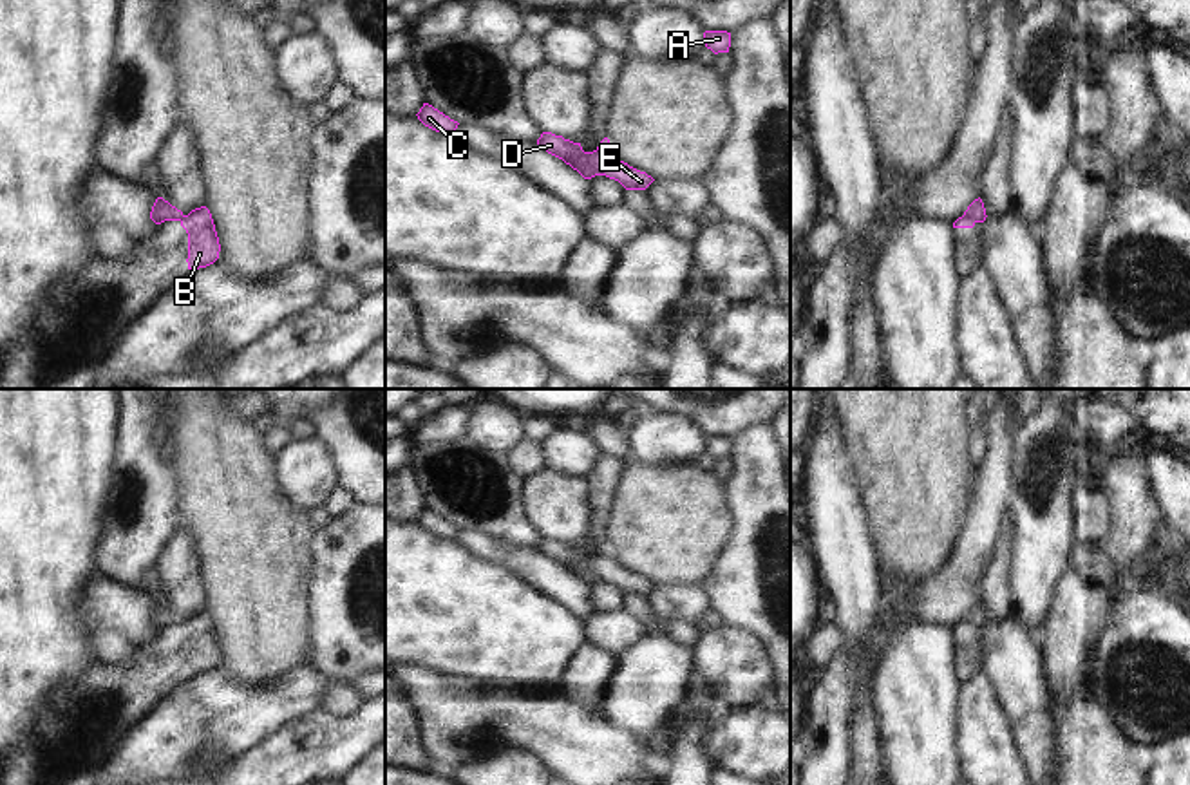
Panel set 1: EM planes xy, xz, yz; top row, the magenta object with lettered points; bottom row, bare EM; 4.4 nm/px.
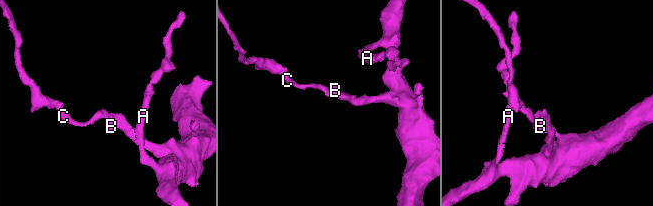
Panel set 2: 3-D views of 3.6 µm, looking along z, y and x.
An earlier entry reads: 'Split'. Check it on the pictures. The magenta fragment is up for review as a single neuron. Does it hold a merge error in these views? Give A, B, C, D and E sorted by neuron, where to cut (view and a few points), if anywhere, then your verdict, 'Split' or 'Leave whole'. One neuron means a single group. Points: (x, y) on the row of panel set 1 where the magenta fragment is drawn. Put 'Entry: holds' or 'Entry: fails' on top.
Entry: holds
Groups: A B E / C D. Split along xz (585, 152), (585, 161), (595, 174). Split.

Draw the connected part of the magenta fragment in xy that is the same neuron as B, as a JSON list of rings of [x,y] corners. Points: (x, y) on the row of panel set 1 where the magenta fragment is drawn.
[[[206,206],[192,210],[181,217],[181,226],[188,233],[188,270],[199,270],[219,259],[221,244],[212,213]]]

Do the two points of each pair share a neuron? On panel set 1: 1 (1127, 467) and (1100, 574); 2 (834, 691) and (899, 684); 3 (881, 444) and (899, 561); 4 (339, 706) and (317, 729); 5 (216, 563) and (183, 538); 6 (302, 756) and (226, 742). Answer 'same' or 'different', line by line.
1: different
2: different
3: same
4: different
5: different
6: different

